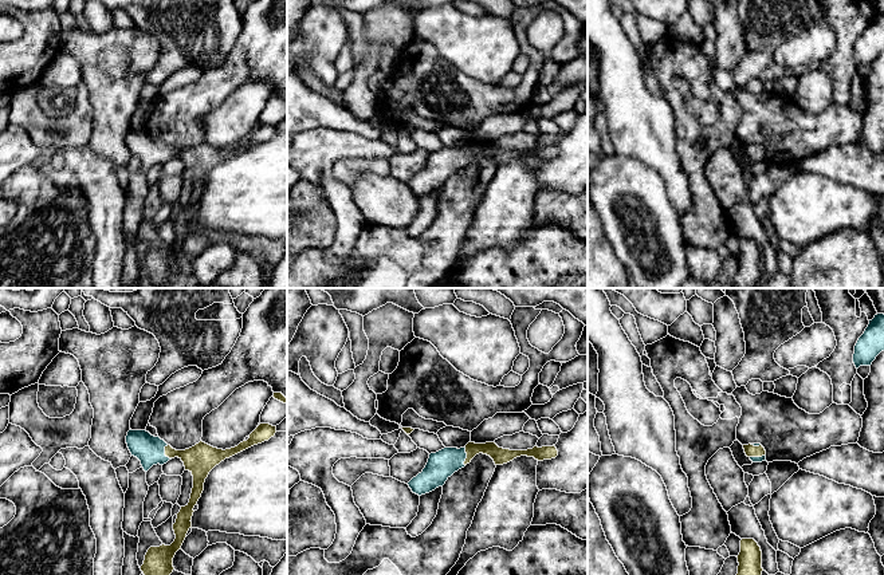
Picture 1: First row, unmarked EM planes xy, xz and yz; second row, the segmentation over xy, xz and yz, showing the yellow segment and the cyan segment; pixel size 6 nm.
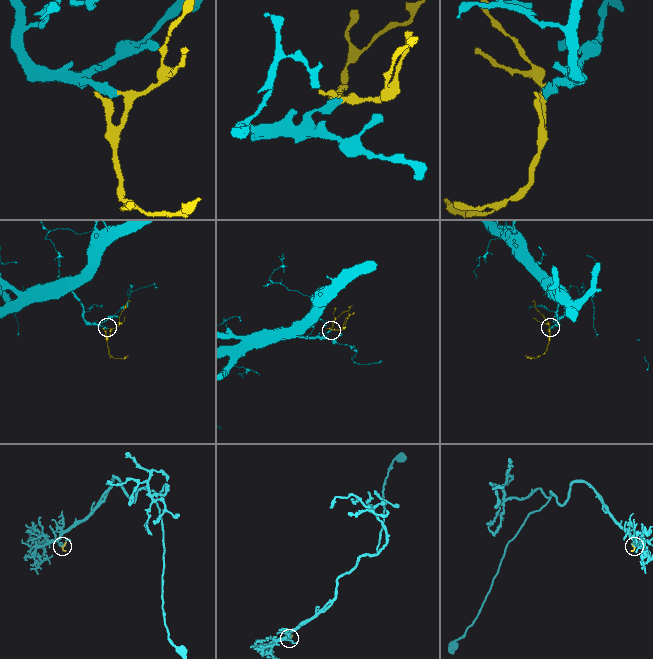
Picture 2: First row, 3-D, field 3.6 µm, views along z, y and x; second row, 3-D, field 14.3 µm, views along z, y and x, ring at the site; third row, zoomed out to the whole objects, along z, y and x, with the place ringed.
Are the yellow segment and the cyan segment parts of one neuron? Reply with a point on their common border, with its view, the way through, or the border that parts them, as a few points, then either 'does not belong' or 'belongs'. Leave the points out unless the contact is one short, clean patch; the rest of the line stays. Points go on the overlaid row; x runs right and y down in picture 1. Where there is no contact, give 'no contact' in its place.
contact xz (467, 456); way xz (501, 456), (491, 449), (467, 456), (451, 459), (443, 464); belongs

